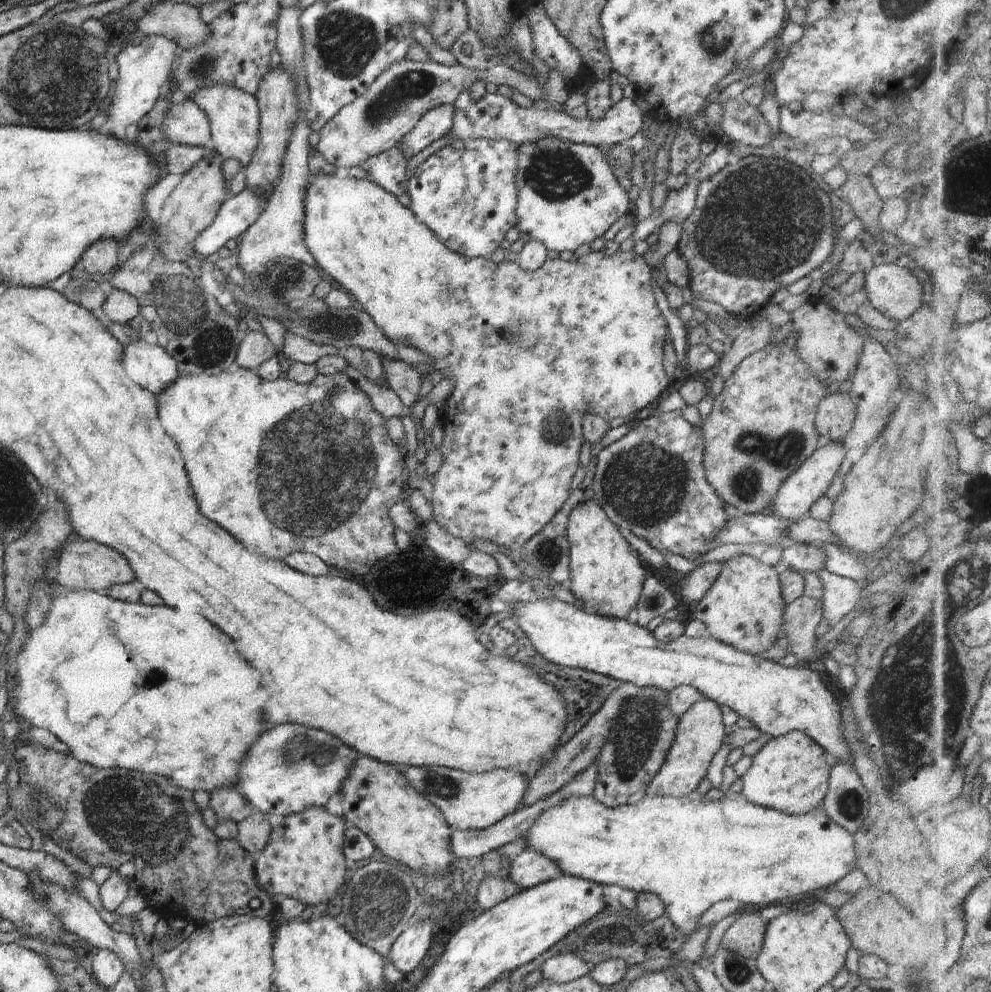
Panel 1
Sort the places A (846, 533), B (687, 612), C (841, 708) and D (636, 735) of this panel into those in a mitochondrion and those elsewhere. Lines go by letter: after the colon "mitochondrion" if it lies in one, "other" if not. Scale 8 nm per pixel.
A: mitochondrion
B: other
C: other
D: mitochondrion

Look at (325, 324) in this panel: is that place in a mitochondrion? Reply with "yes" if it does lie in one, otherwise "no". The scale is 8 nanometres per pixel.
yes

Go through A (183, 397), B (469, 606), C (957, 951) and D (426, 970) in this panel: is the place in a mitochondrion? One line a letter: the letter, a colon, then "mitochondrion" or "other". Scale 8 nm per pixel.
A: other
B: other
C: other
D: other

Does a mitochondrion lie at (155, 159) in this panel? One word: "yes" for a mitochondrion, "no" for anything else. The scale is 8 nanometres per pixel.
no

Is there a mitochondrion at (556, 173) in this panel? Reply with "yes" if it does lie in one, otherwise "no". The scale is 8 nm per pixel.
yes

